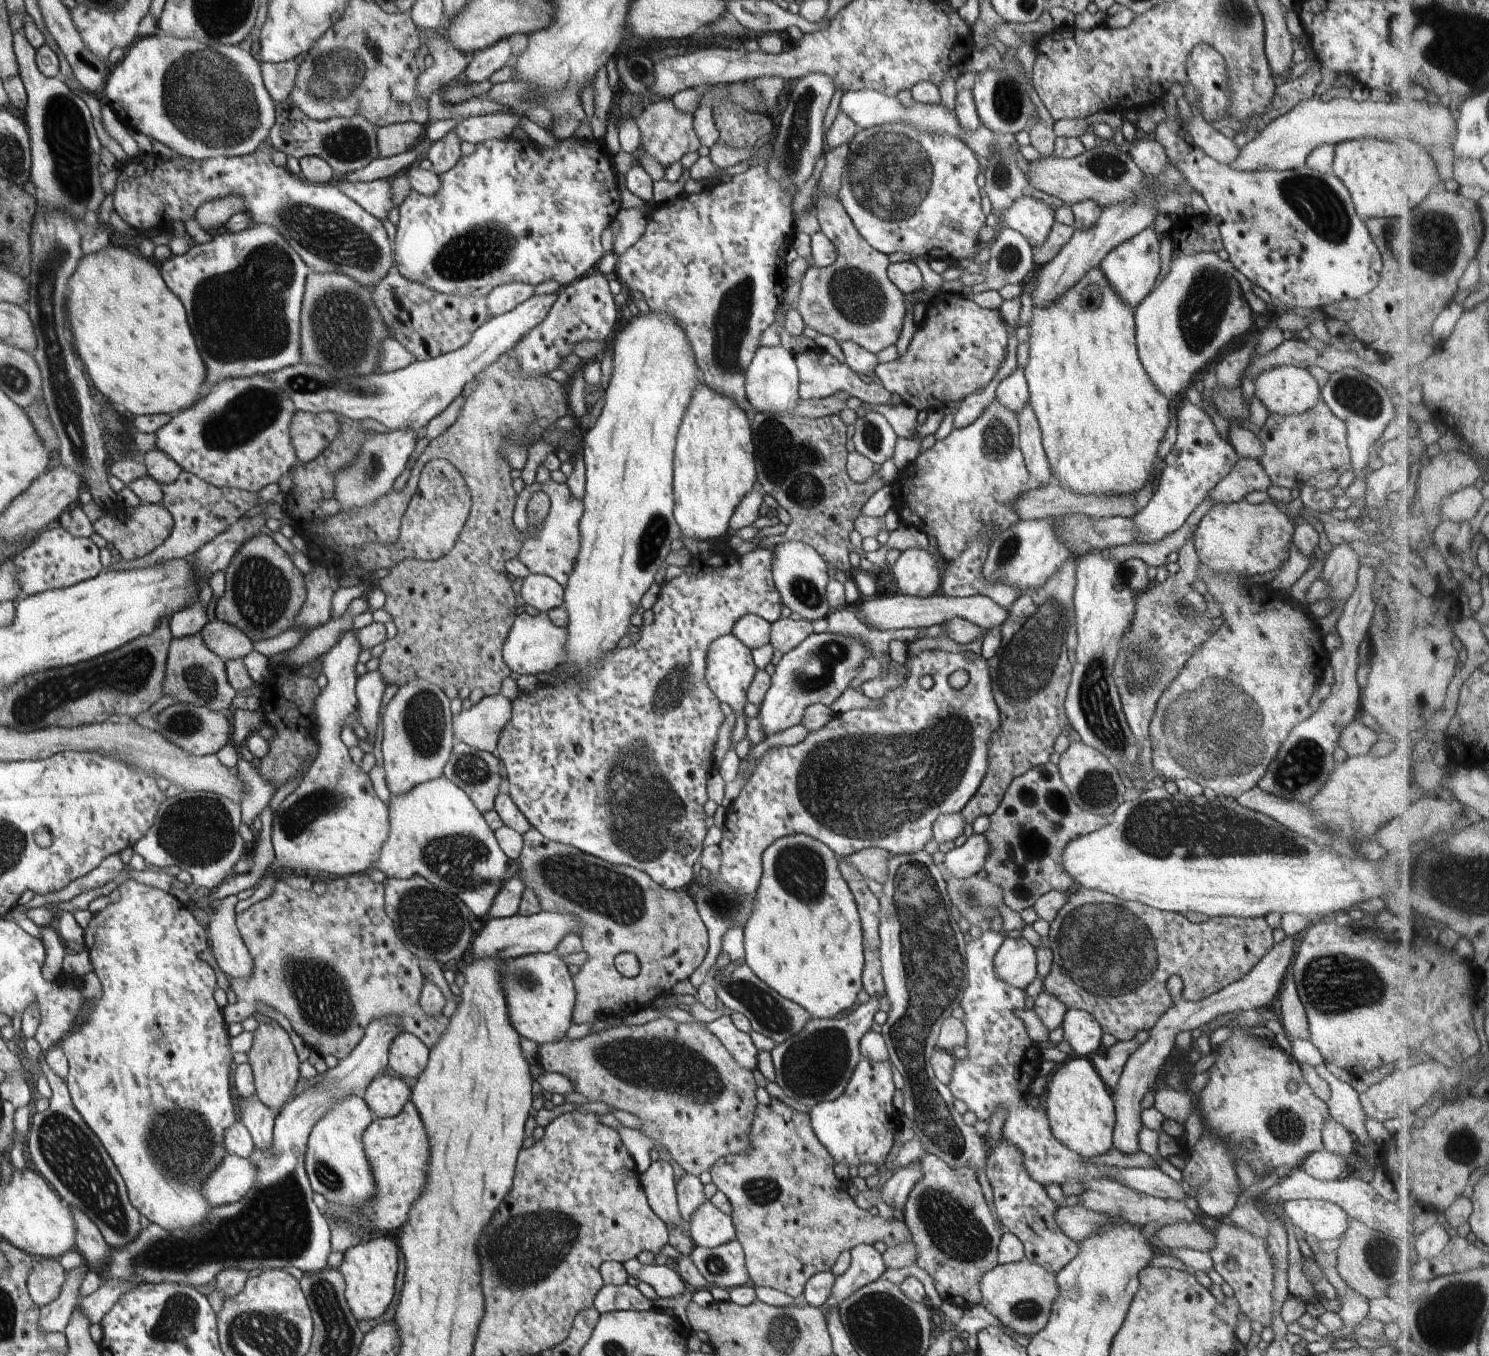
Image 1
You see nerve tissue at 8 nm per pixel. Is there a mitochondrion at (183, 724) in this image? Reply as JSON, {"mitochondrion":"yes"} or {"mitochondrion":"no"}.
{"mitochondrion":"yes"}

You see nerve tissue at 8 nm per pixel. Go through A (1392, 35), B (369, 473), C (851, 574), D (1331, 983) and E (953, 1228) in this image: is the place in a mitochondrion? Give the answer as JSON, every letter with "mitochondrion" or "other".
{"A":"mitochondrion","B":"mitochondrion","C":"other","D":"mitochondrion","E":"mitochondrion"}

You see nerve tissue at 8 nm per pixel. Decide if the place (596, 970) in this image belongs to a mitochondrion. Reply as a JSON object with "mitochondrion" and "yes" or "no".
{"mitochondrion":"no"}

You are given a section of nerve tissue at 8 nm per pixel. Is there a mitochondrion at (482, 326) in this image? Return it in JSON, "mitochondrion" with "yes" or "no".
{"mitochondrion":"no"}

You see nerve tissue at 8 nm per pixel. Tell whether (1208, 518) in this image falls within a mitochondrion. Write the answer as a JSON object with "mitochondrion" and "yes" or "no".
{"mitochondrion":"no"}

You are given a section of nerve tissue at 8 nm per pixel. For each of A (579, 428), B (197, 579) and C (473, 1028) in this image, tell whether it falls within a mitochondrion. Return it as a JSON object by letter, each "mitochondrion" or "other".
{"A":"other","B":"other","C":"other"}

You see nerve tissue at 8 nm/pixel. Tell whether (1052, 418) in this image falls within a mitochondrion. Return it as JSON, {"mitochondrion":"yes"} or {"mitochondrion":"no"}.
{"mitochondrion":"no"}

